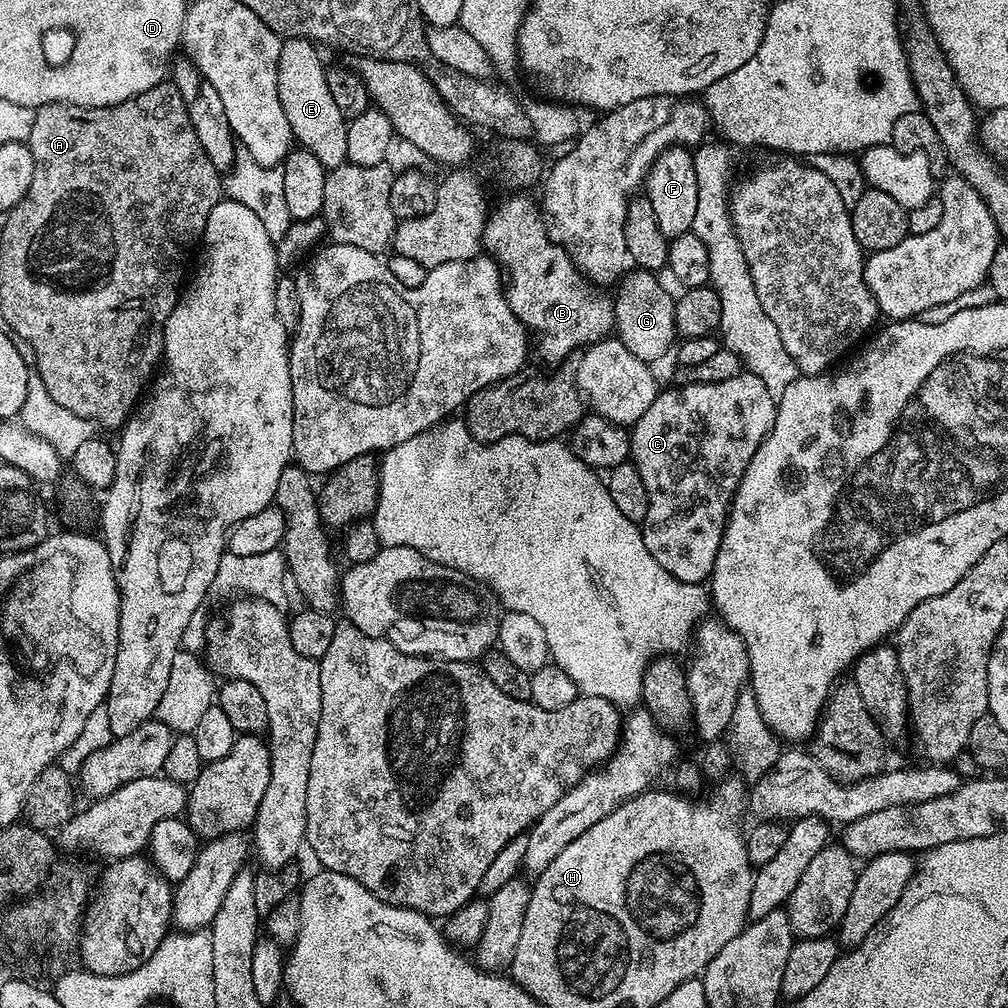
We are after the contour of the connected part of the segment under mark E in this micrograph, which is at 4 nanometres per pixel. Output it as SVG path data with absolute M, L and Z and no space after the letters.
M286 38L280 45L278 60L278 96L282 102L283 113L290 124L293 139L301 146L309 149L318 162L322 162L325 168L331 170L347 161L347 117L344 117L334 98L331 97L330 88L326 83L326 66L318 54L317 45L306 39Z

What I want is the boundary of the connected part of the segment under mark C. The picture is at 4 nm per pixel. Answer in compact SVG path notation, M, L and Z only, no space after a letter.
M747 370L741 371L740 375L734 378L726 378L726 382L710 382L709 384L684 382L681 384L681 388L672 388L669 392L661 391L657 395L656 401L650 406L650 410L646 410L646 414L642 414L642 418L638 418L638 422L631 425L632 450L630 460L631 463L635 464L638 474L642 474L642 482L646 486L648 509L646 510L642 531L648 556L654 562L658 562L658 566L662 570L674 574L674 578L691 584L704 584L711 577L714 560L718 558L718 550L724 533L724 523L728 520L728 510L732 507L732 496L736 492L736 487L740 484L746 466L750 466L750 460L754 458L758 446L772 431L772 424L776 420L777 397L772 396L770 390L766 390L766 386L762 386L762 378L752 375Z

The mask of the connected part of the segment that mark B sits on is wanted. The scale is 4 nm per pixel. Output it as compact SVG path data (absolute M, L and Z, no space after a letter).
M512 196L500 205L495 205L494 214L489 215L484 227L483 251L500 265L506 277L508 308L524 323L529 333L536 332L534 352L549 366L560 365L572 353L579 353L589 344L596 344L613 331L616 305L607 291L601 290L591 280L585 278L568 251L561 244L553 242L548 234L548 226L541 209L528 196Z

